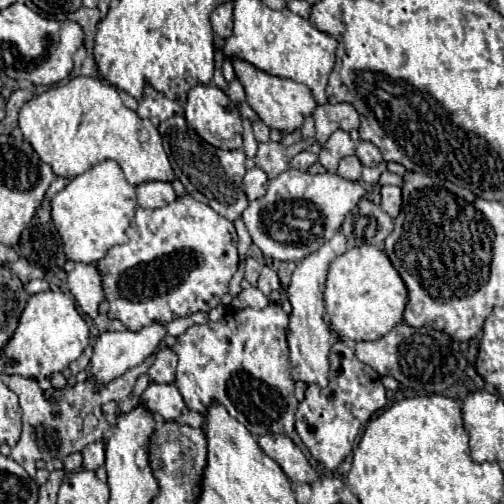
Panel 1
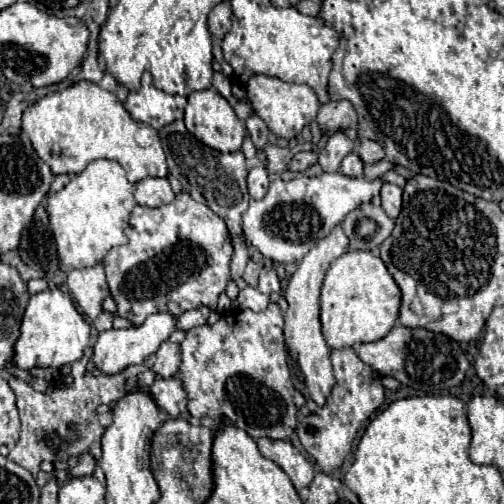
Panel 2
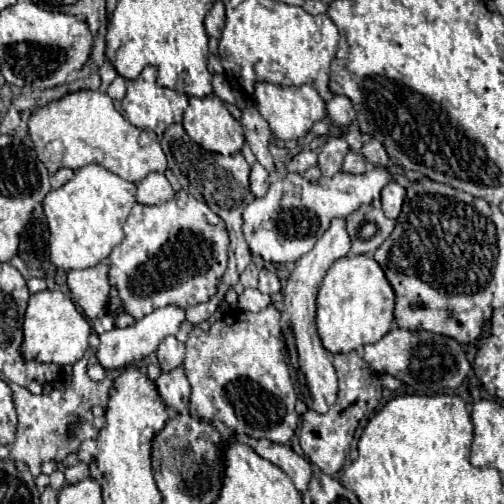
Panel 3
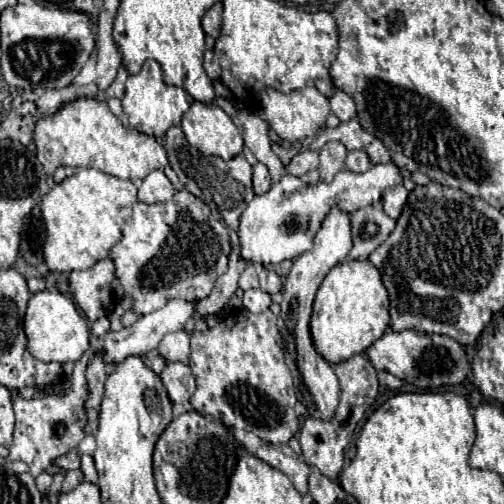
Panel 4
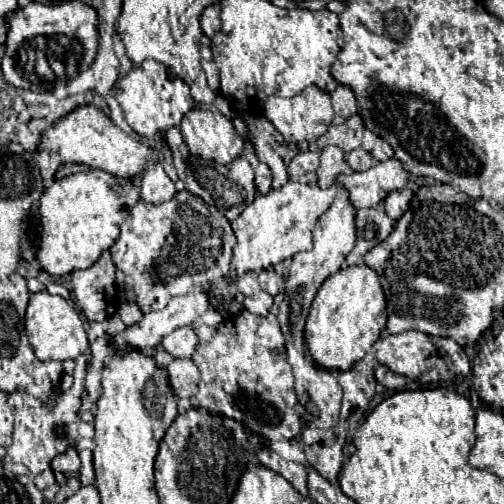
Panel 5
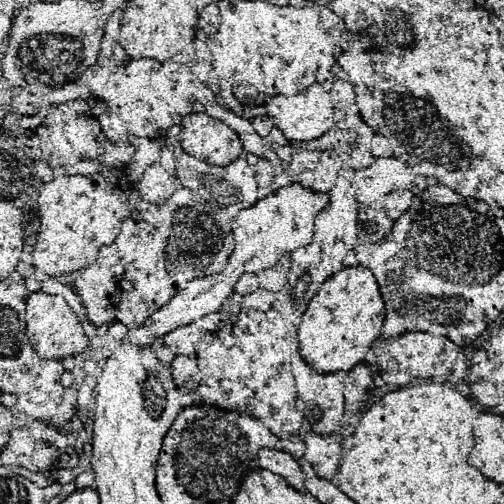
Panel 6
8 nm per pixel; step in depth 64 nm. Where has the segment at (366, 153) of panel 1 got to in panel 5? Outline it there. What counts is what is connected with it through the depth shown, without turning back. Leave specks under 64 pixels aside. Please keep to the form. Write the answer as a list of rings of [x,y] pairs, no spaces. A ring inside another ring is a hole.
[[[378,138],[368,152],[370,152],[370,156],[372,156],[374,160],[388,160],[388,158],[392,158],[392,150],[390,150],[390,146],[386,144],[386,140],[382,140],[382,138]]]

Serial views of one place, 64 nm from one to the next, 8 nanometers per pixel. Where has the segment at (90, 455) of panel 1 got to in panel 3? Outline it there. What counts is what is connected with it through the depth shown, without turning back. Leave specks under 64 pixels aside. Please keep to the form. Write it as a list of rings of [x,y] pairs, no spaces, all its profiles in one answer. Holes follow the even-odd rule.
[[[78,462],[76,466],[66,468],[64,474],[66,474],[66,484],[76,484],[80,480],[86,480],[90,476],[88,474],[88,462]]]

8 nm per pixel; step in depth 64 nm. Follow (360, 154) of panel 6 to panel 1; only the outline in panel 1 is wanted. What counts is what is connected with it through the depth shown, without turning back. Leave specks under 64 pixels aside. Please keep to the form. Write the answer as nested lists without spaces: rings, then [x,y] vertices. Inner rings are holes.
[[[346,156],[340,160],[340,166],[338,166],[338,174],[346,180],[360,180],[360,174],[362,174],[362,164],[356,156]]]

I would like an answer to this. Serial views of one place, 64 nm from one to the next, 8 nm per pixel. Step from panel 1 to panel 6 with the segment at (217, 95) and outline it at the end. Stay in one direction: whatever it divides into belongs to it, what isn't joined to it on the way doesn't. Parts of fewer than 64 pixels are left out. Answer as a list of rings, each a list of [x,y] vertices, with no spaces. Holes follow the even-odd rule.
[[[190,114],[182,118],[180,148],[212,166],[228,166],[240,158],[242,144],[234,132],[208,114]]]

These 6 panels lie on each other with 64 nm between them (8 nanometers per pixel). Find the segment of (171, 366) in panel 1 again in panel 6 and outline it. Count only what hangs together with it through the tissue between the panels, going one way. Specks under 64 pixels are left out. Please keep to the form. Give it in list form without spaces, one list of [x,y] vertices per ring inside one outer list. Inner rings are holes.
[[[194,324],[194,326],[180,326],[174,328],[172,332],[168,332],[164,336],[164,344],[174,350],[176,354],[188,354],[192,356],[198,342],[202,340],[202,330]]]

